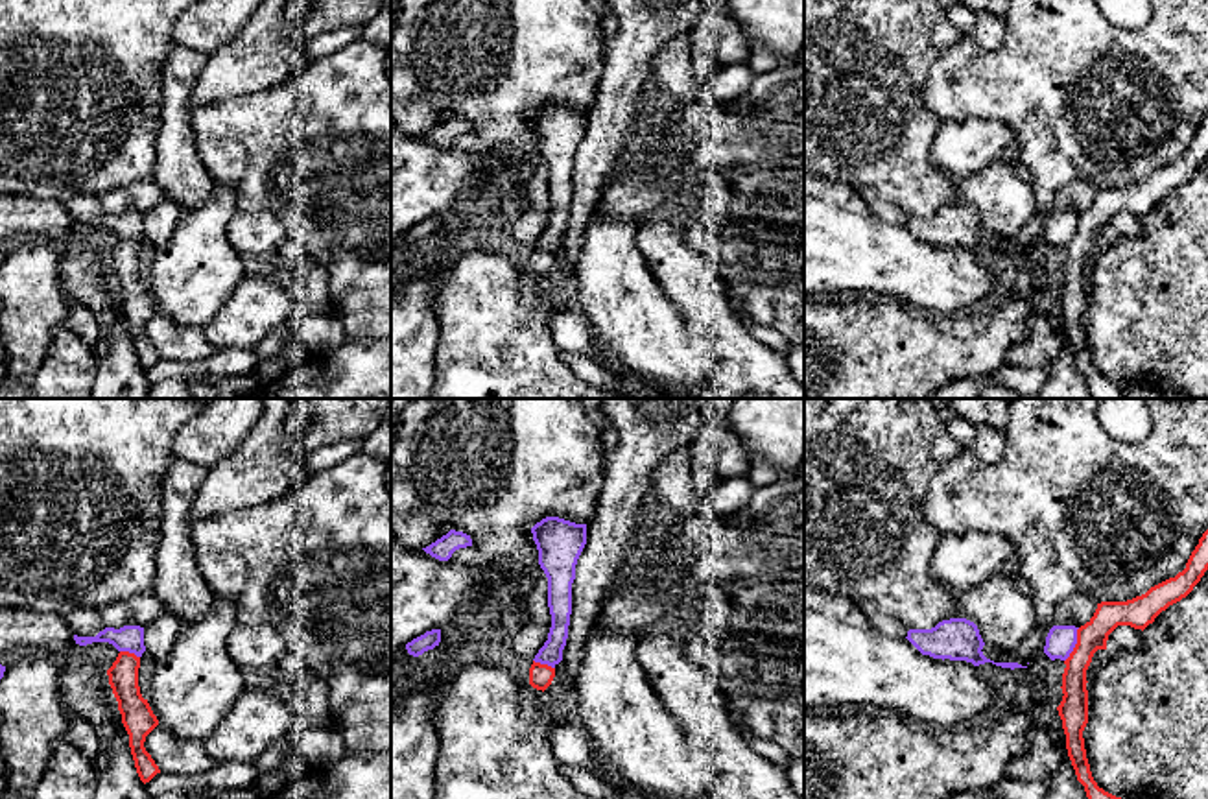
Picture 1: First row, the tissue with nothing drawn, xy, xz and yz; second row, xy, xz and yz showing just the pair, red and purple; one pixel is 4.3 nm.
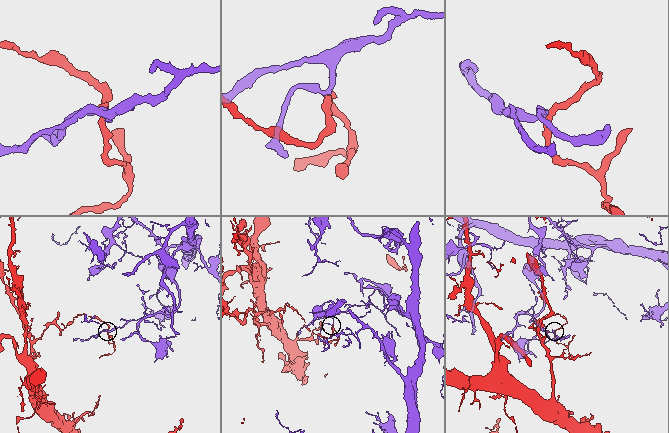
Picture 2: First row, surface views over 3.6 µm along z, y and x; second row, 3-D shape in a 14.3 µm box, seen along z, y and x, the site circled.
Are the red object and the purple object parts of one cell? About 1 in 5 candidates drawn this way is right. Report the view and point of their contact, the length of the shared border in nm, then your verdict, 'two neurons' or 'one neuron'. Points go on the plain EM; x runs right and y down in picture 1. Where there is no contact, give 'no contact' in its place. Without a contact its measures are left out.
meets red in yz at (1076, 231); contact 170 nm long; two neurons

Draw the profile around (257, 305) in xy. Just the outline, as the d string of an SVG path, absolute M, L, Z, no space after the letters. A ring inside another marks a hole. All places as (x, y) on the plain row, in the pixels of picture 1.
M245 275L203 332L216 351L255 351L271 330L288 323L293 308L286 280Z

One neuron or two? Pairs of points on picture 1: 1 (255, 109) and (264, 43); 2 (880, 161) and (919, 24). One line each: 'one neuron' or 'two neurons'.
1: two neurons
2: one neuron

